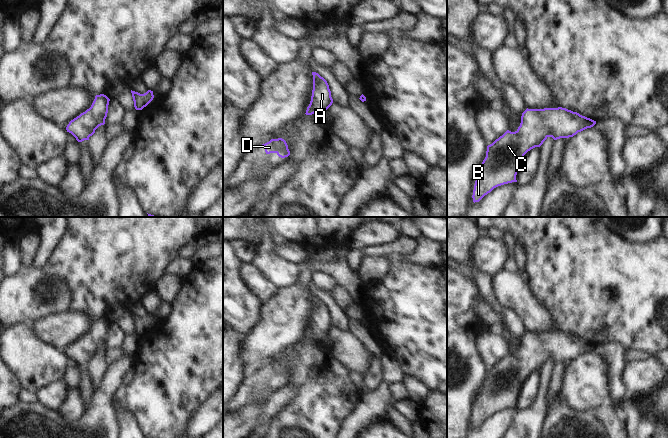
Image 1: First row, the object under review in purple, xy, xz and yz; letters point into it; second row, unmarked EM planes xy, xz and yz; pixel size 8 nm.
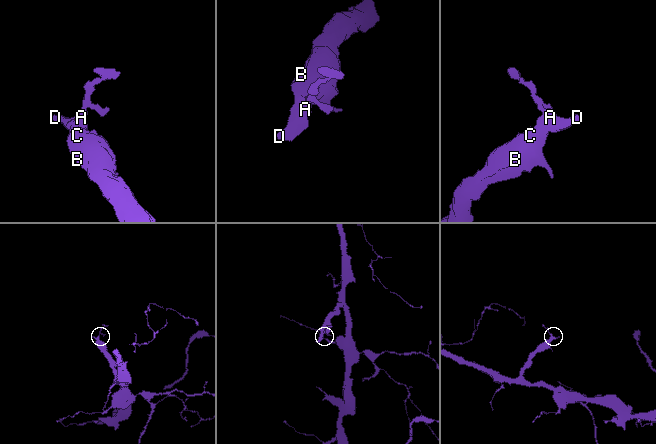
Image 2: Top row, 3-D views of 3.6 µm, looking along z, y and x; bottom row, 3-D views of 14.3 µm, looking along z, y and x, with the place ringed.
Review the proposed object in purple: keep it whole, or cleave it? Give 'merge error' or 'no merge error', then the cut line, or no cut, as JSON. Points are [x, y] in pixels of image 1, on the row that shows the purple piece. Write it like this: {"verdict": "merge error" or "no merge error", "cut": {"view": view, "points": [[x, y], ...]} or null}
{"verdict": "no merge error", "cut": null}

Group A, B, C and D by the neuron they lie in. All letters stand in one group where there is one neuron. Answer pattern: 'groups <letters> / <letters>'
groups A B C D

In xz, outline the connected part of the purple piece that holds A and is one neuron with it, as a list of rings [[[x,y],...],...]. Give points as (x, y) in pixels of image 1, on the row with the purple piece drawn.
[[[312,72],[313,75],[313,90],[309,106],[306,110],[306,115],[314,113],[322,113],[327,110],[333,103],[331,91],[327,81],[318,73]]]

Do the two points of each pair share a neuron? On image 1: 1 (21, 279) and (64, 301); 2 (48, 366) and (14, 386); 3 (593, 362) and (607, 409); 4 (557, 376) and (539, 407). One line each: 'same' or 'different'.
1: same
2: different
3: different
4: different

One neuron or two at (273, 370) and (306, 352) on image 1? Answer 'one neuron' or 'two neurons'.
two neurons

